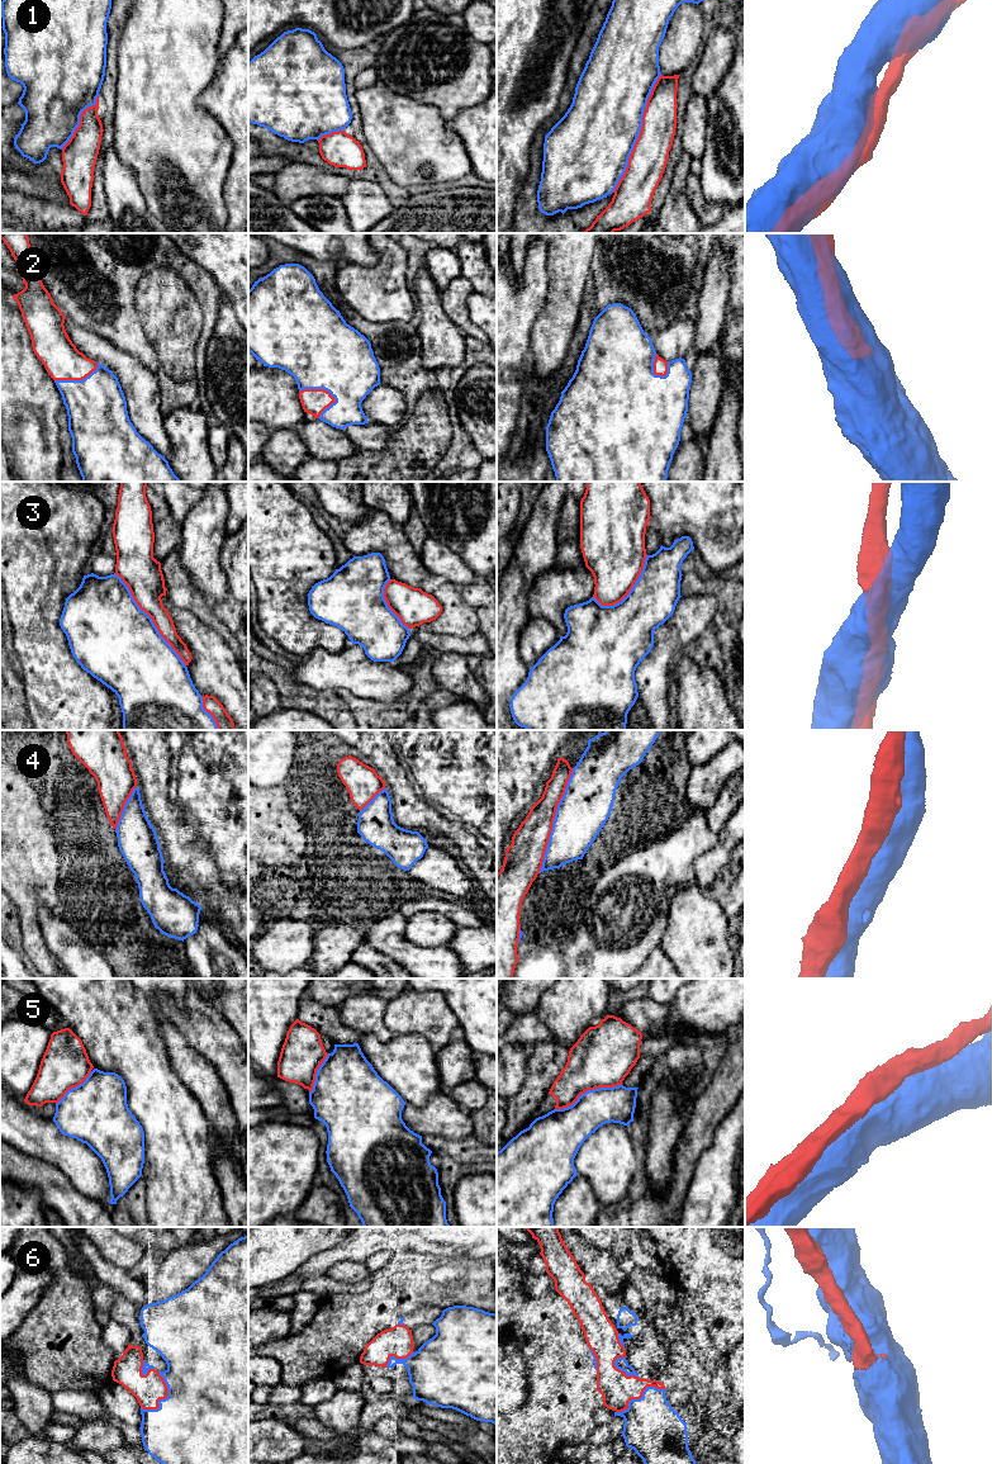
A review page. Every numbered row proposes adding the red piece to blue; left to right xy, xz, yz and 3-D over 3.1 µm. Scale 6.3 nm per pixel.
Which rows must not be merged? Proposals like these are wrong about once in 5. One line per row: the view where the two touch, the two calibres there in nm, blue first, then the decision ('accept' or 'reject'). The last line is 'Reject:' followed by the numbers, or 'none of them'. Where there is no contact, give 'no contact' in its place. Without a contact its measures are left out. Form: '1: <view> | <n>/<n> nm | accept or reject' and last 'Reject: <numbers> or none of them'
1: yz | 480/240 nm | accept
2: xz | 480/160 nm | accept
3: xy | 500/220 nm | accept
4: yz | 320/220 nm | reject
5: yz | 240/380 nm | accept
6: xy | 500/190 nm | accept
Reject: 4

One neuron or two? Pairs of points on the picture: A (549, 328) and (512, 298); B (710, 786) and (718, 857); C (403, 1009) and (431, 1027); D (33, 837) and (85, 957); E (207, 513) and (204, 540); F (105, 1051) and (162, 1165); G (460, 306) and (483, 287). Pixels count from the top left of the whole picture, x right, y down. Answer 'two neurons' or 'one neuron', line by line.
A: two neurons
B: two neurons
C: one neuron
D: two neurons
E: one neuron
F: one neuron
G: one neuron

